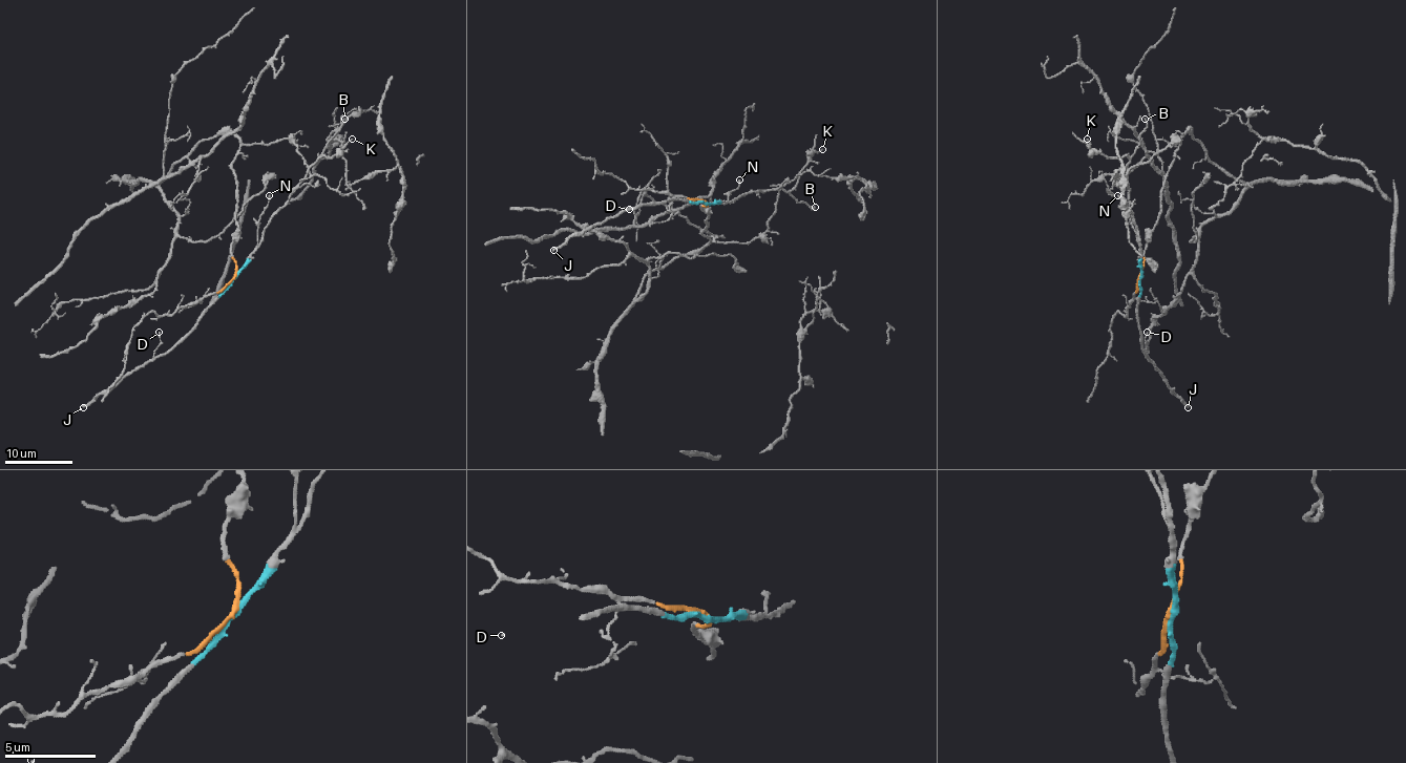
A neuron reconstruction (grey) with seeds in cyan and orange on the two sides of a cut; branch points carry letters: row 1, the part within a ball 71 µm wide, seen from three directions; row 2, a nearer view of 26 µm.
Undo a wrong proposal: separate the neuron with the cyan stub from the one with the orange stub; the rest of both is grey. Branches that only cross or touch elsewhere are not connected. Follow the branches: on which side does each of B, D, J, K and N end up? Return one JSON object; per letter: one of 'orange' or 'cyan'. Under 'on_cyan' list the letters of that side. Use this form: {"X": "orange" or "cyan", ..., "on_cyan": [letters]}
{"B": "cyan", "D": "cyan", "J": "cyan", "K": "cyan", "N": "cyan", "on_cyan": ["B", "D", "J", "K", "N"]}

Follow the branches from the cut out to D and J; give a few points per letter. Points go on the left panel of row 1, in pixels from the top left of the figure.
D: (234, 278), (193, 327), (171, 347), (155, 356), (154, 350), (160, 344), (160, 333)
J: (234, 278), (201, 320), (171, 347), (124, 375), (83, 407)

